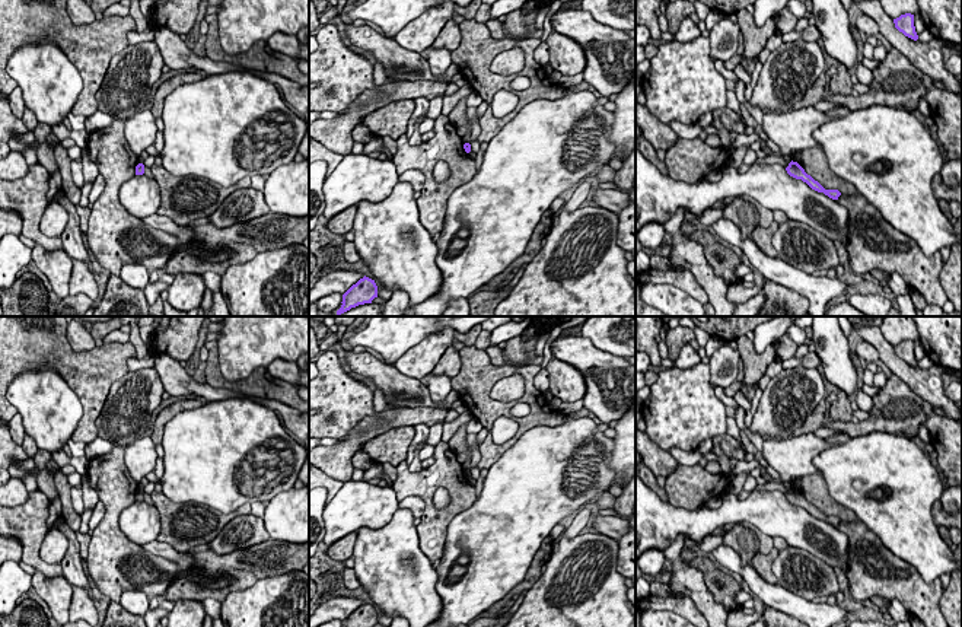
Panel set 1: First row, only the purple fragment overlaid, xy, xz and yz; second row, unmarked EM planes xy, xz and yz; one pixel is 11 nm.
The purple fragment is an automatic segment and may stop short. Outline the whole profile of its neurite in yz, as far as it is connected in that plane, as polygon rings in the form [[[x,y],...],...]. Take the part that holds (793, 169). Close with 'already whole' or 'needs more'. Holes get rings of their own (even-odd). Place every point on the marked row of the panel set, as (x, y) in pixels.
[[[790,162],[789,166],[786,168],[787,174],[796,179],[802,179],[806,182],[812,190],[818,192],[824,192],[832,200],[838,200],[841,192],[838,190],[825,190],[818,181],[815,181],[810,175],[805,172],[805,169],[797,163],[797,162]]]; already whole

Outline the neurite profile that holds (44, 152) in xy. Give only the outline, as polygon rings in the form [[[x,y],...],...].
[[[29,143],[26,144],[26,147],[35,150],[36,162],[42,165],[50,175],[54,175],[57,171],[60,171],[54,156],[54,146],[51,146],[50,143]]]

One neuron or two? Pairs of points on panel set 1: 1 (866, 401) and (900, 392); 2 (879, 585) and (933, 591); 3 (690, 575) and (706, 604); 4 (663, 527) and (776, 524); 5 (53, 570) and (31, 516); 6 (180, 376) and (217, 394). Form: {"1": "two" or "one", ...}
{"1": "two", "2": "one", "3": "one", "4": "one", "5": "one", "6": "one"}

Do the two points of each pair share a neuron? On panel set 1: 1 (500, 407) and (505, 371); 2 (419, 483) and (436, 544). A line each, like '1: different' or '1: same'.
1: same
2: same

